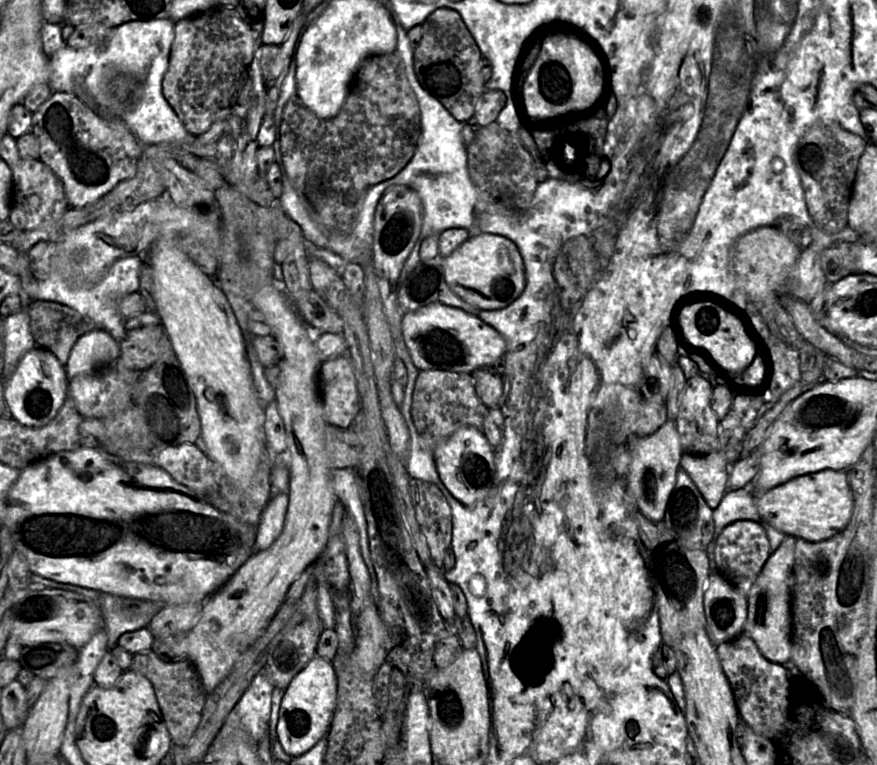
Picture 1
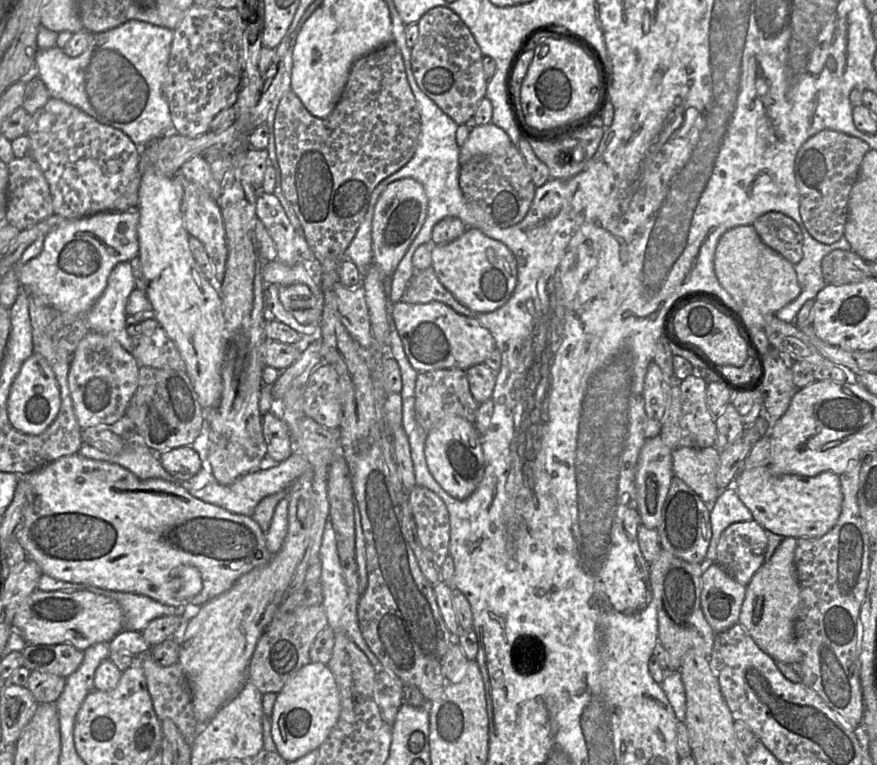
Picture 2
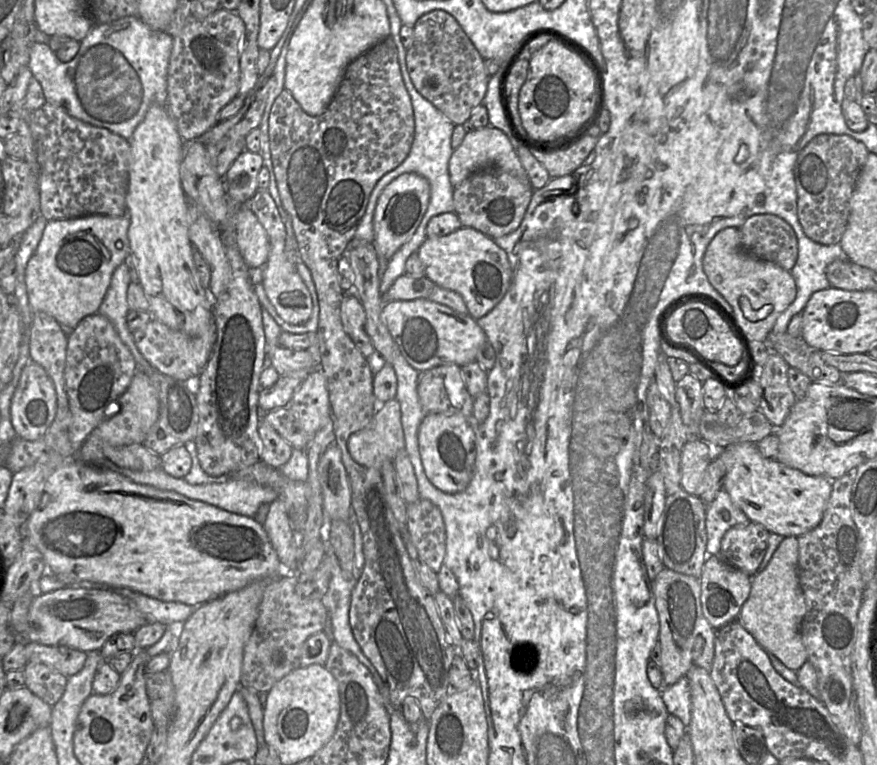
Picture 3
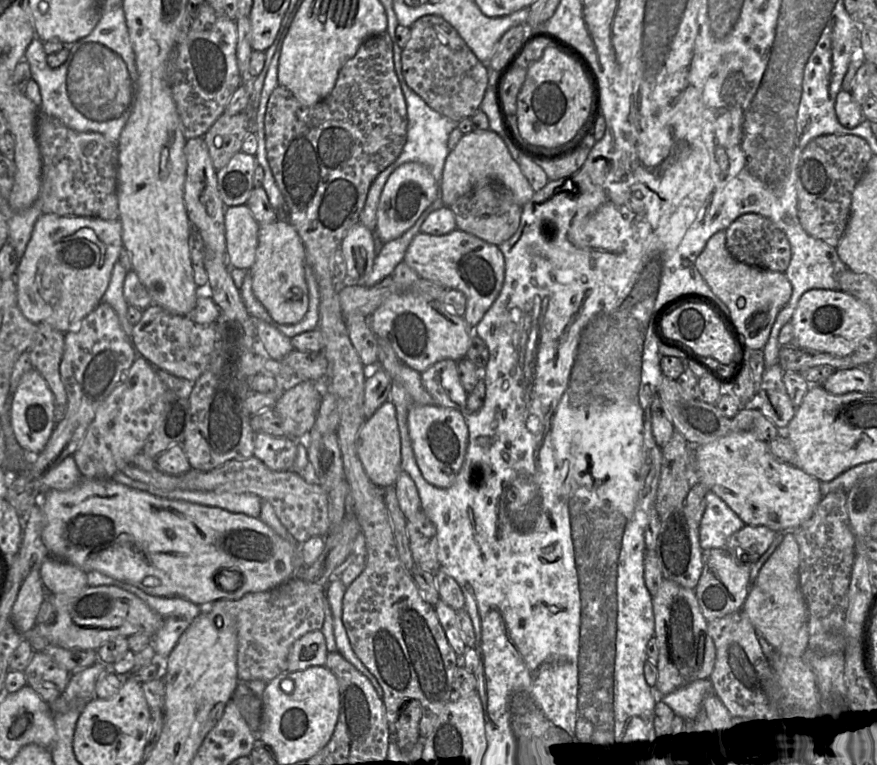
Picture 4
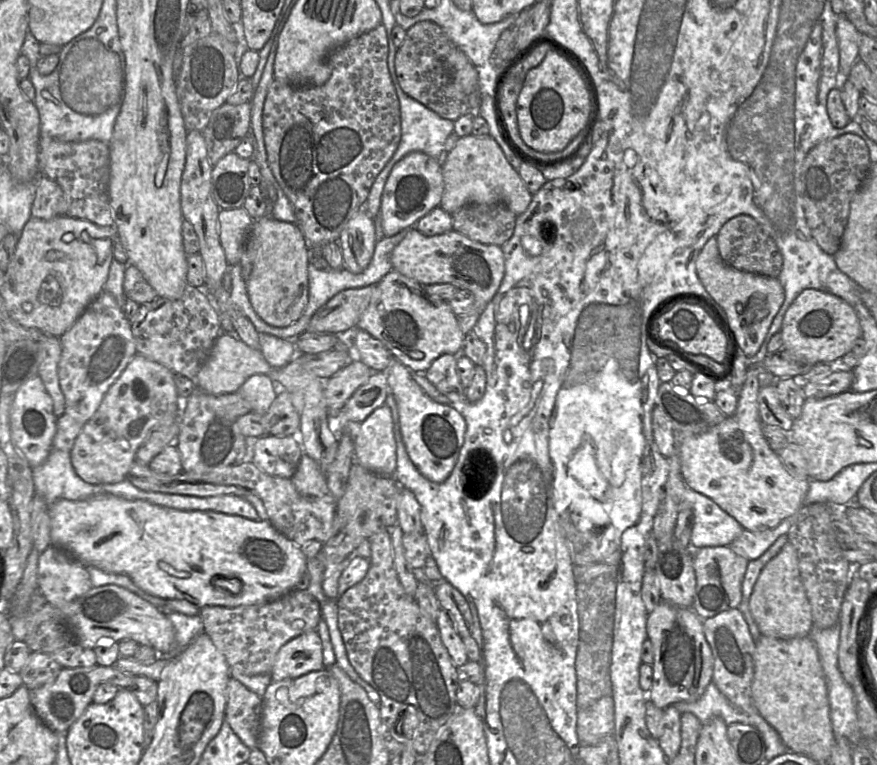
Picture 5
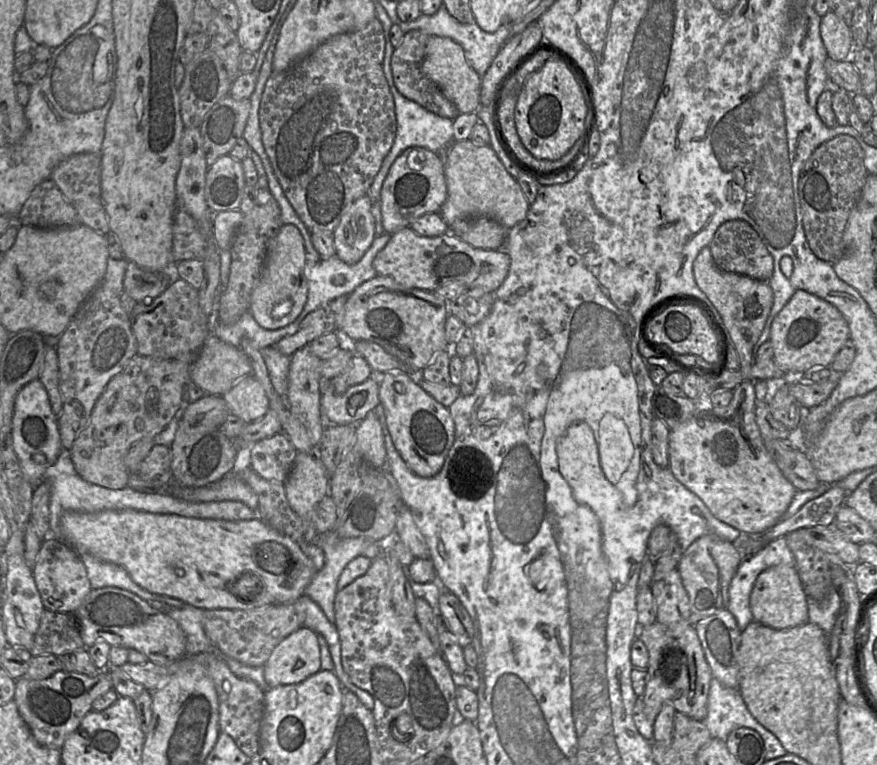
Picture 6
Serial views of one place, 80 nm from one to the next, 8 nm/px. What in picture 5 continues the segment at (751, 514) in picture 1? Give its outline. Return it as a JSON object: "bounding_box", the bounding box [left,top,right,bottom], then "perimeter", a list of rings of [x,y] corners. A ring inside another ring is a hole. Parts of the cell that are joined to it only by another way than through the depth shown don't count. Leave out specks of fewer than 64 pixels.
{"bounding_box":[678,487,743,548],"perimeter":[[[685,487],[681,496],[678,510],[690,508],[694,514],[693,529],[690,538],[691,548],[701,548],[707,546],[729,546],[743,532],[741,524],[719,505],[707,496]]]}

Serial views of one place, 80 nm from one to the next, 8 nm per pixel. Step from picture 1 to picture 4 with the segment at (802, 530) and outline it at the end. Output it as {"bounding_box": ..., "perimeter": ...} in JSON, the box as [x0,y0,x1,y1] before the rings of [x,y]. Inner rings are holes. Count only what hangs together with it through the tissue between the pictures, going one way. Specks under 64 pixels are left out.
{"bounding_box":[696,432,823,533],"perimeter":[[[746,432],[732,433],[711,443],[696,446],[697,482],[706,485],[719,496],[746,525],[765,526],[777,533],[791,532],[808,520],[823,496],[820,481],[797,466],[777,460],[770,452],[768,442]]]}

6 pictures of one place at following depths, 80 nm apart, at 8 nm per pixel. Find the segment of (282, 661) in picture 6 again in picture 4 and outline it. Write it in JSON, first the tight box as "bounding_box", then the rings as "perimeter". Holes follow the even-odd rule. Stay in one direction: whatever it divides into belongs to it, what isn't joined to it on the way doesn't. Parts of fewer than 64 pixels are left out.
{"bounding_box":[287,630,327,671],"perimeter":[[[321,630],[306,633],[296,640],[288,655],[287,671],[300,671],[310,666],[325,666],[327,645]]]}

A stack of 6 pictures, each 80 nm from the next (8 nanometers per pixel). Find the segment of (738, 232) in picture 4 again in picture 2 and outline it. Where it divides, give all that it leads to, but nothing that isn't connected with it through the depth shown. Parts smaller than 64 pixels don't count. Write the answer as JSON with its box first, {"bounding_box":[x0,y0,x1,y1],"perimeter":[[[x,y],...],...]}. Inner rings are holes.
{"bounding_box":[752,212,803,265],"perimeter":[[[769,212],[759,217],[752,226],[765,245],[793,265],[798,264],[803,255],[803,235],[793,219],[782,213]]]}

